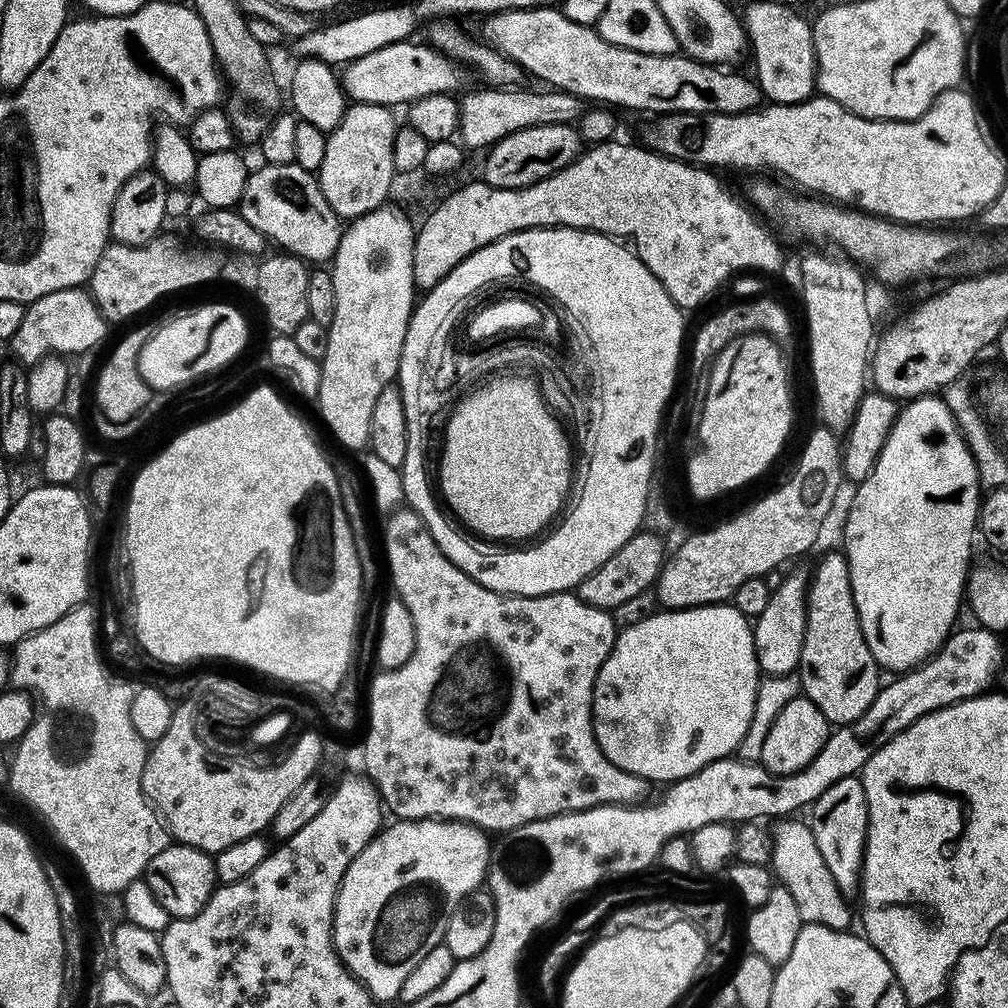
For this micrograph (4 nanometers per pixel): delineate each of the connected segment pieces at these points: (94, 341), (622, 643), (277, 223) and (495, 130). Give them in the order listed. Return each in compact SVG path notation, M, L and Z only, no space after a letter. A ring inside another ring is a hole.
M83 287L54 290L54 294L46 294L25 307L22 326L12 336L10 347L21 365L31 366L45 356L72 358L75 352L88 352L107 338L108 328L109 321L101 316L91 291Z
M731 603L705 604L702 608L678 608L675 610L656 610L653 616L645 620L636 620L629 628L619 629L614 646L602 662L598 670L596 685L592 691L592 729L596 732L596 741L600 749L622 770L632 772L643 780L687 780L689 776L700 772L710 762L731 757L739 749L742 738L752 721L754 706L756 705L756 690L760 687L762 673L760 664L756 660L754 638L752 637L753 625L749 617L744 616Z
M265 164L253 171L246 182L246 190L238 205L239 214L256 227L273 245L281 244L285 253L298 256L305 262L328 262L336 255L342 235L342 220L326 202L320 189L320 181L313 173L297 164Z
M483 86L478 92L463 93L459 101L460 106L460 127L458 129L458 140L465 149L481 148L487 150L493 144L497 144L502 138L514 134L523 128L533 128L534 126L546 126L547 124L572 124L579 121L586 111L586 104L583 99L575 96L574 93L544 90L546 92L516 92L520 90L509 90L504 86Z

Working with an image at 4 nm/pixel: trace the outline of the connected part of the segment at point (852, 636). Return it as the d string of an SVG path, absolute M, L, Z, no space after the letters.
M840 550L828 552L817 562L816 569L810 572L808 582L806 634L802 642L802 658L798 669L798 679L803 695L822 712L829 725L849 724L854 722L854 718L862 718L870 702L874 702L882 687L880 675L882 675L882 669L877 664L874 654L870 654L870 646L866 646L866 638L862 634L862 626L852 593L848 557Z

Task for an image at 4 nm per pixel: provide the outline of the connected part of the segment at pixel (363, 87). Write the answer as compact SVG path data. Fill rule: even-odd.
M411 39L394 42L390 46L382 46L382 50L374 50L374 54L362 54L362 58L343 65L342 83L345 93L358 104L407 106L430 94L456 94L465 87L465 69L457 61L451 60L443 52L437 52L427 43L412 43L416 42Z

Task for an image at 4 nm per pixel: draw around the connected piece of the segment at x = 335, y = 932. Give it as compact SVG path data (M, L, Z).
M396 820L387 828L388 825L377 832L375 838L364 847L362 854L358 854L358 858L354 858L354 862L350 862L350 866L340 883L340 893L336 896L336 909L332 919L332 941L340 956L341 964L351 970L353 976L368 989L372 999L377 1002L395 1001L410 972L418 966L426 954L430 953L430 950L442 944L444 931L448 925L448 917L452 915L453 910L459 904L463 904L467 900L469 894L477 891L485 883L490 859L489 833L461 820Z

